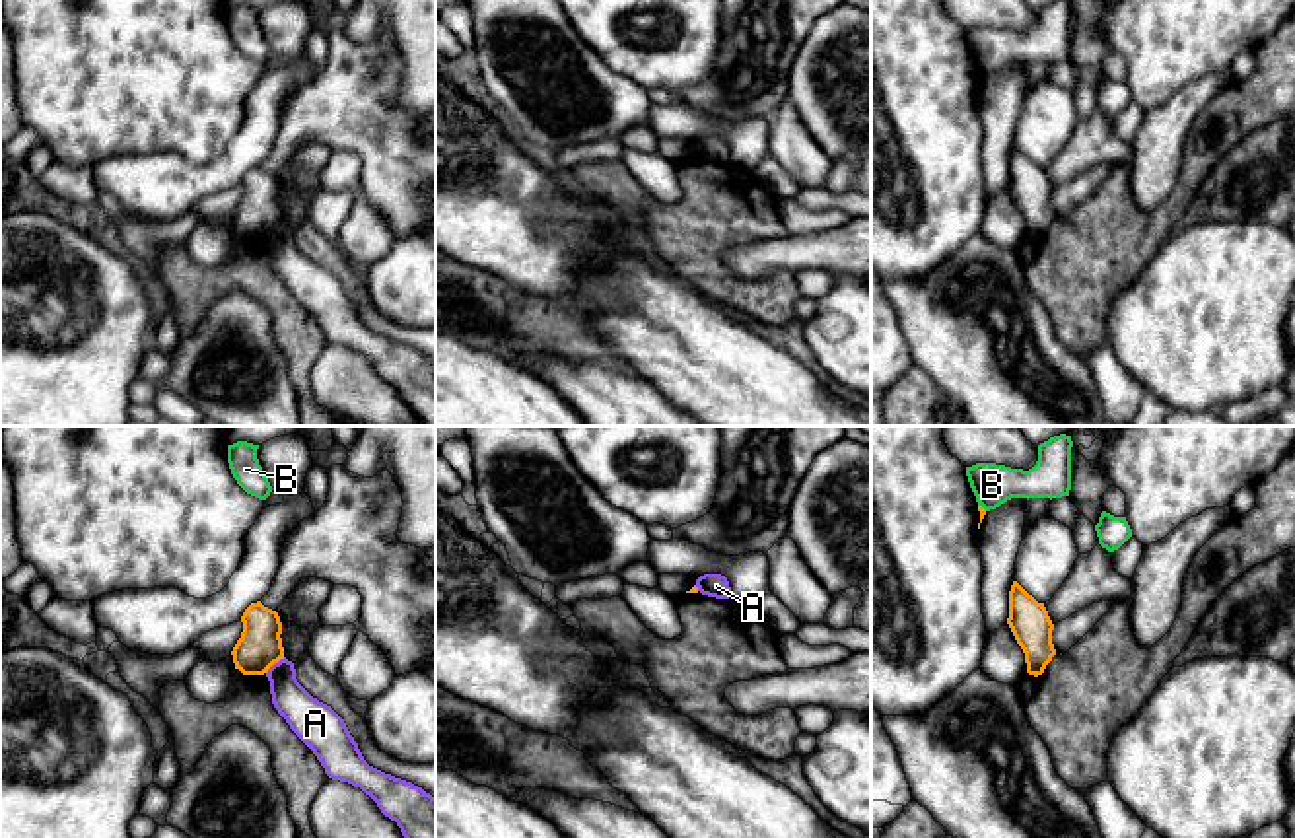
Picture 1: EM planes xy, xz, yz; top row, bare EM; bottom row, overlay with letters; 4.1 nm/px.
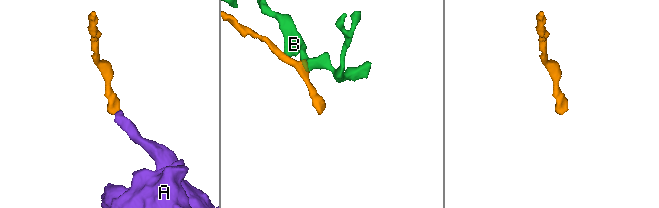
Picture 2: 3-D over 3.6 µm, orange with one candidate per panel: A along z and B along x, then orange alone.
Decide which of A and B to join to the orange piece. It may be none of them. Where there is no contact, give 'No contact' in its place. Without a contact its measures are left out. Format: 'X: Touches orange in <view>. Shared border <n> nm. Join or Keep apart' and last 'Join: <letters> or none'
A: Touches orange in xy. Shared border 100 nm. Keep apart
B: Touches orange in yz. Shared border 50 nm. Keep apart
Join: none

